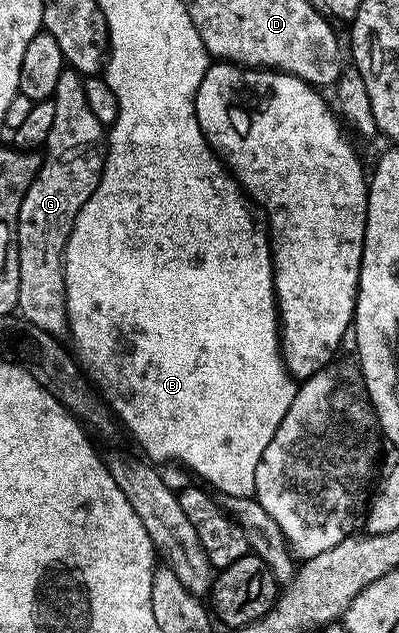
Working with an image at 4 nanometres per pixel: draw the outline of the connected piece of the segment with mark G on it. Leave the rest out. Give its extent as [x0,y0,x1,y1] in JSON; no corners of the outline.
[17,70,107,336]

